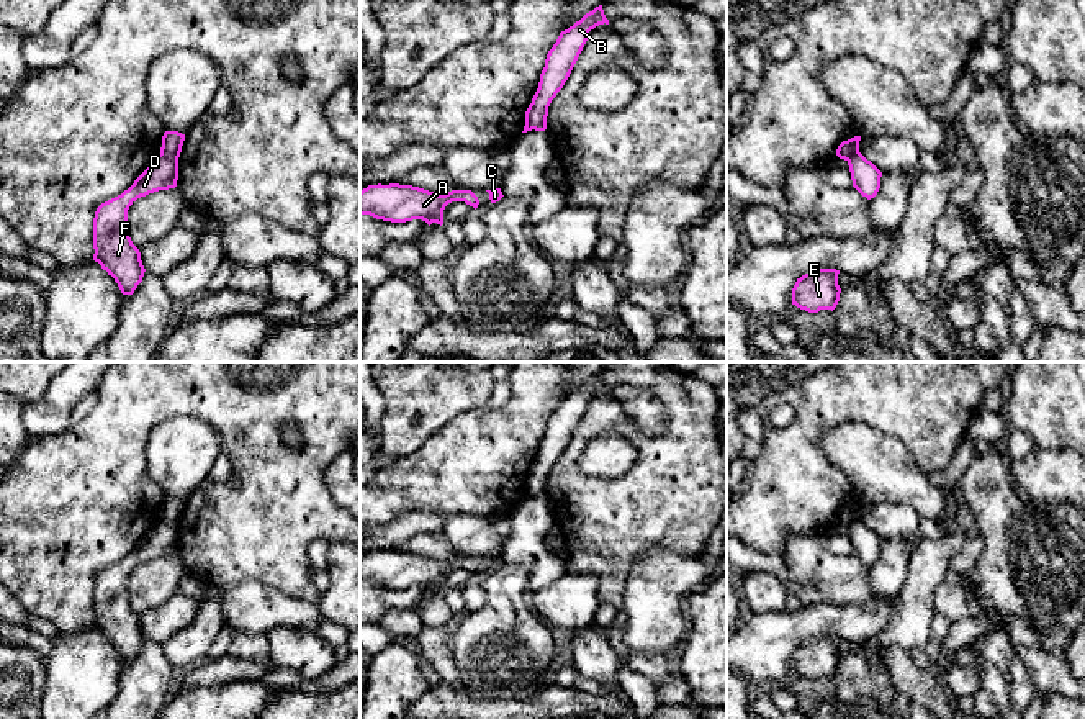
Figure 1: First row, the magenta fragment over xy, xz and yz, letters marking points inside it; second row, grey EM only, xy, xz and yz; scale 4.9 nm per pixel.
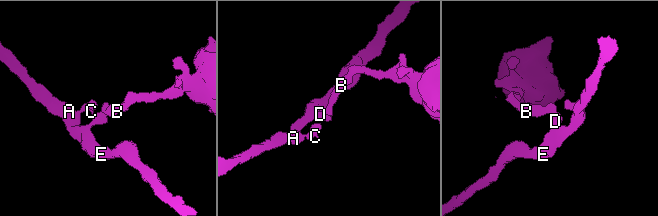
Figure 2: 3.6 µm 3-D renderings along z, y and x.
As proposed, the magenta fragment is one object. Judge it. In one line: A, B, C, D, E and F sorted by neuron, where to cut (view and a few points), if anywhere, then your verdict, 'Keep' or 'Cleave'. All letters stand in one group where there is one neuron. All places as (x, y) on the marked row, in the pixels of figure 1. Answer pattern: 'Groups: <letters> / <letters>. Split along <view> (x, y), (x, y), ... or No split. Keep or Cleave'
Groups: A C D E F / B. Split along xy (161, 153), (177, 161). Cleave

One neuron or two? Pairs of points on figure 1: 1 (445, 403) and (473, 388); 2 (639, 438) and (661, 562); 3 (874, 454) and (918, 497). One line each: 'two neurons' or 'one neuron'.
1: one neuron
2: two neurons
3: one neuron

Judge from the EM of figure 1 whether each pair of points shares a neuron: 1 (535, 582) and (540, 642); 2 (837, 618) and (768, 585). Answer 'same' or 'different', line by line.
1: different
2: different

